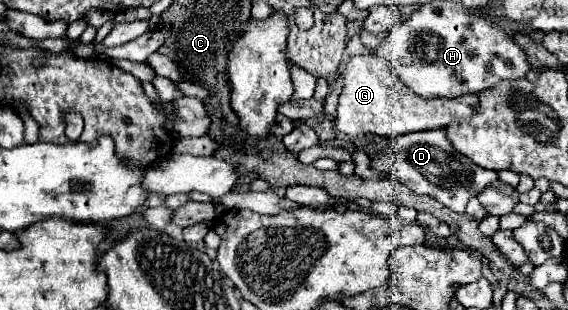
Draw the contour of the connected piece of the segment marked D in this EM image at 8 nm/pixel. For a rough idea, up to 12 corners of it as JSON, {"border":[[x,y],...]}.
{"border":[[442,129],[368,141],[376,171],[456,213],[498,179]]}

